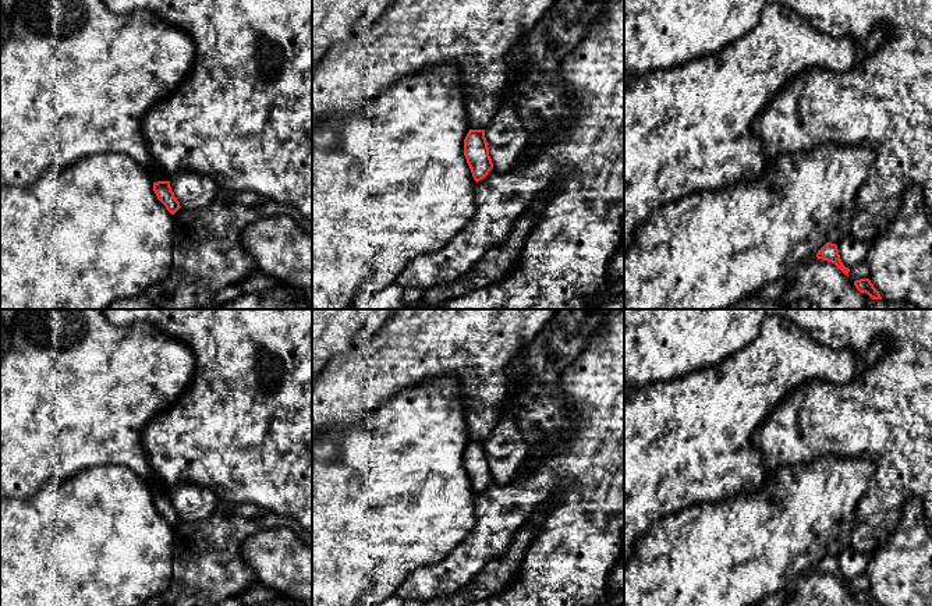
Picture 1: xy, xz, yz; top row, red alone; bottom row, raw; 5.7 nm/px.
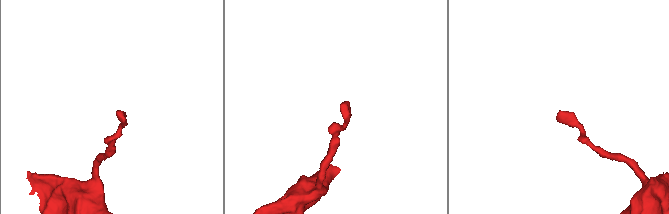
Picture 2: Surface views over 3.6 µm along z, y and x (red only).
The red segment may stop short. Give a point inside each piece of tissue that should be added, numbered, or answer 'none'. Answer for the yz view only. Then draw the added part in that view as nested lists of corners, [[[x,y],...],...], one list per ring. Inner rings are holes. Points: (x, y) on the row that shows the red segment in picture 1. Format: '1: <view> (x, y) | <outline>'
none

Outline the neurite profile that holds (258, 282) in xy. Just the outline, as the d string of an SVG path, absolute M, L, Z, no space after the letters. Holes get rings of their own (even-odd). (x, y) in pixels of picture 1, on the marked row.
M258 272L237 284L237 287L244 294L263 293L263 291L270 290L276 286L280 286L280 283L276 279L266 276L263 273L258 273Z

